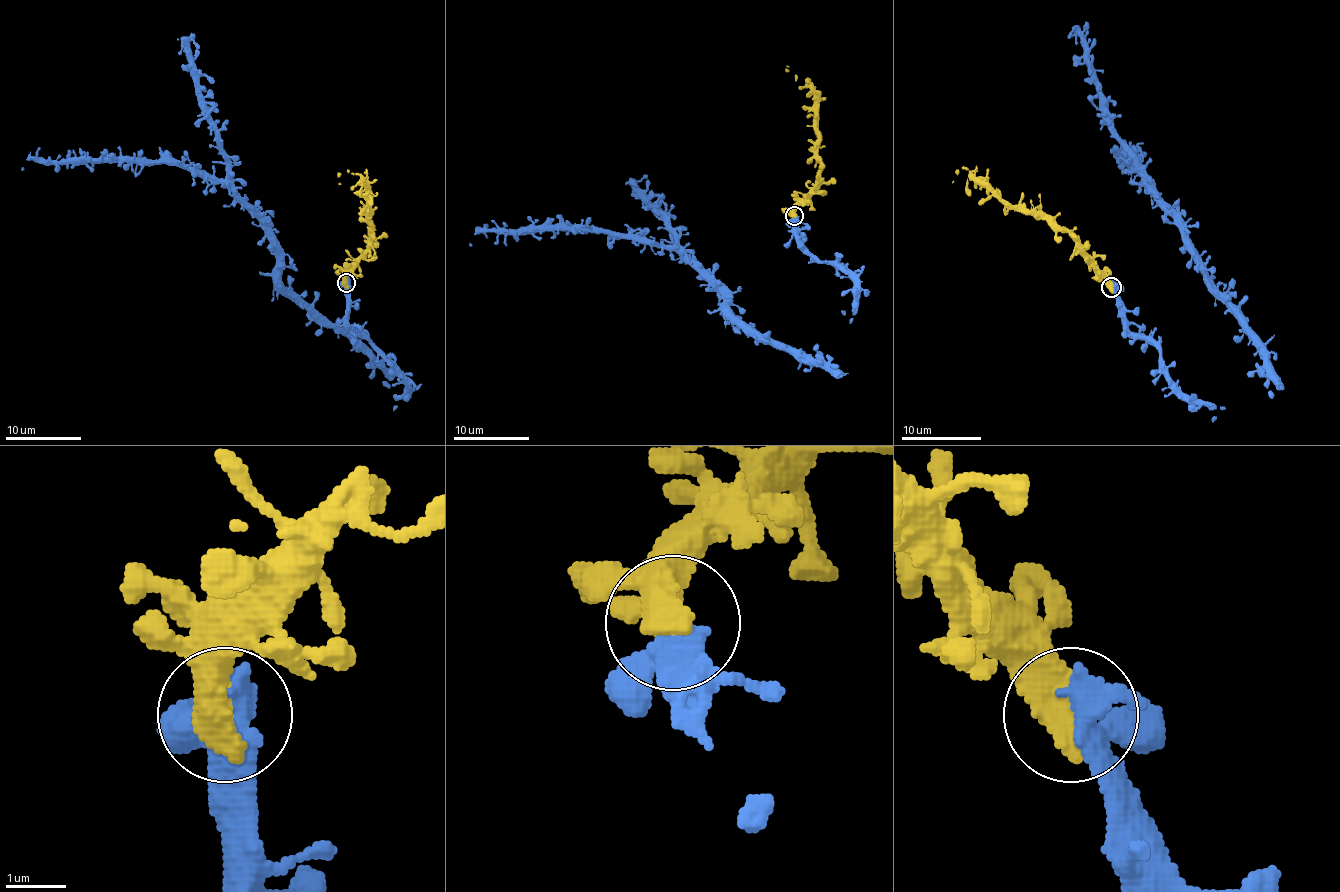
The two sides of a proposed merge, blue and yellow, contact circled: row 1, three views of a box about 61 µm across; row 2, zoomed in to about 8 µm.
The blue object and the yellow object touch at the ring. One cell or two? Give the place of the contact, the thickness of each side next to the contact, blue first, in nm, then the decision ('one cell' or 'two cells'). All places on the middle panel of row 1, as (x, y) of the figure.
place (794, 215); calibres 360 and 700 nm; one cell

